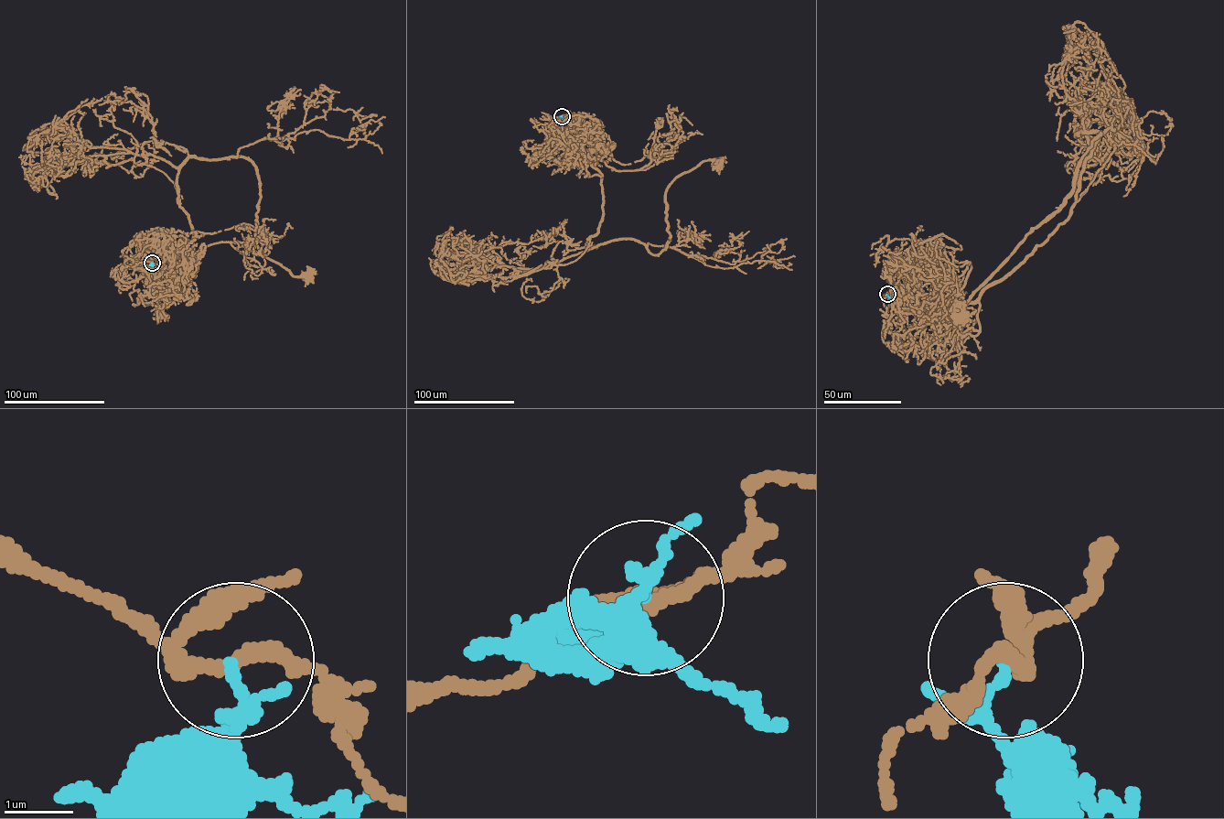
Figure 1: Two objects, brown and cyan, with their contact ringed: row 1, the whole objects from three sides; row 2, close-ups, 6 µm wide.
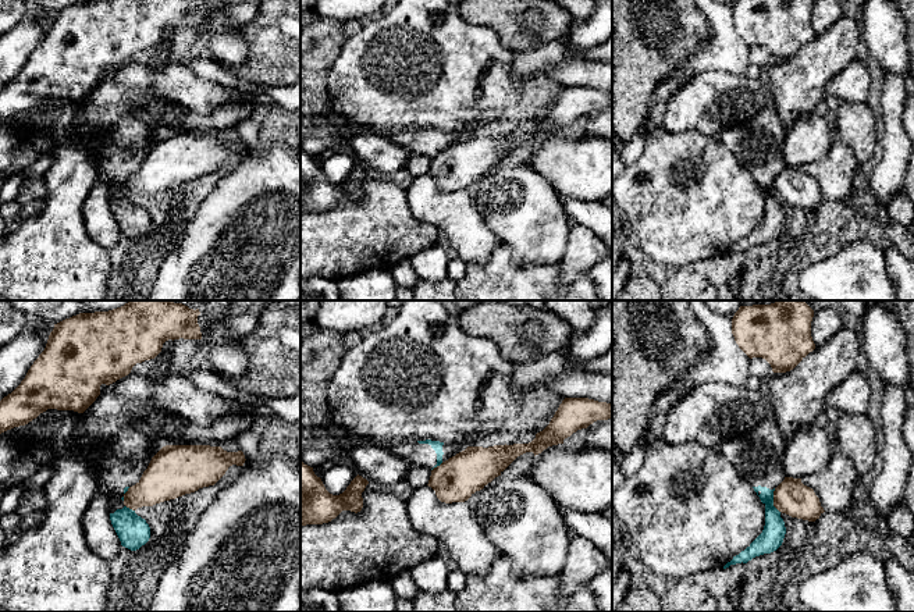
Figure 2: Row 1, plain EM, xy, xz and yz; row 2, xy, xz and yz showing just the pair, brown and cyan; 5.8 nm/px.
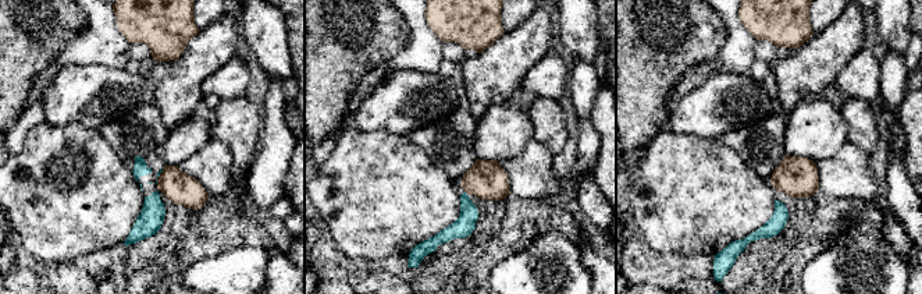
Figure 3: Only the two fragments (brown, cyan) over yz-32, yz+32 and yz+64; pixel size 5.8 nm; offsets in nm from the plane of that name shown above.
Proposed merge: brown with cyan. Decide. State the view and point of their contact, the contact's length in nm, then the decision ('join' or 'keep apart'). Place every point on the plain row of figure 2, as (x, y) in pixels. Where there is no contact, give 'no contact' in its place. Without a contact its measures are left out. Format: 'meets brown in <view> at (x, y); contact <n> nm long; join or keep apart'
meets brown in yz at (774, 189); contact 150 nm long; keep apart

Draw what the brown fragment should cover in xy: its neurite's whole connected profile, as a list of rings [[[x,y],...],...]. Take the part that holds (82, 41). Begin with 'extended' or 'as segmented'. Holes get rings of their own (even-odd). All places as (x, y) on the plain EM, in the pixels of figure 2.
as segmented; [[[95,0],[79,1],[54,13],[45,39],[33,50],[21,72],[0,89],[0,122],[25,114],[47,97],[83,102],[100,83],[100,74],[110,74],[128,64],[136,51],[154,47],[168,28],[202,28],[200,0]]]

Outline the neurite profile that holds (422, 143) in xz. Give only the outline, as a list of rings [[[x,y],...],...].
[[[431,128],[401,132],[396,135],[380,129],[376,131],[402,146],[410,154],[427,156],[431,159],[467,136],[467,134],[462,131],[444,132]]]

